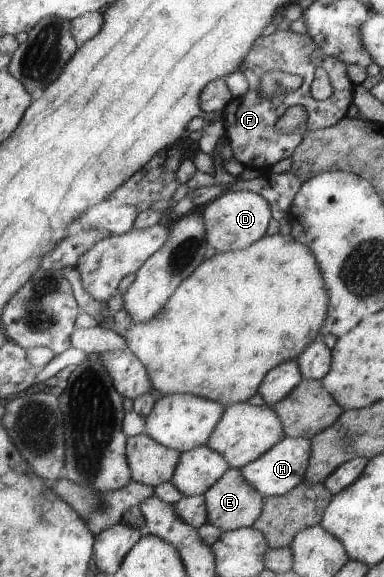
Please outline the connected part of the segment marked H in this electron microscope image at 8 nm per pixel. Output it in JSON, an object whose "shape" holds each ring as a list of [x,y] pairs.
{"shape":[[[284,437],[276,446],[265,452],[241,468],[246,482],[262,492],[265,498],[268,496],[282,496],[294,490],[305,481],[308,467],[312,458],[312,440],[308,438]]]}

